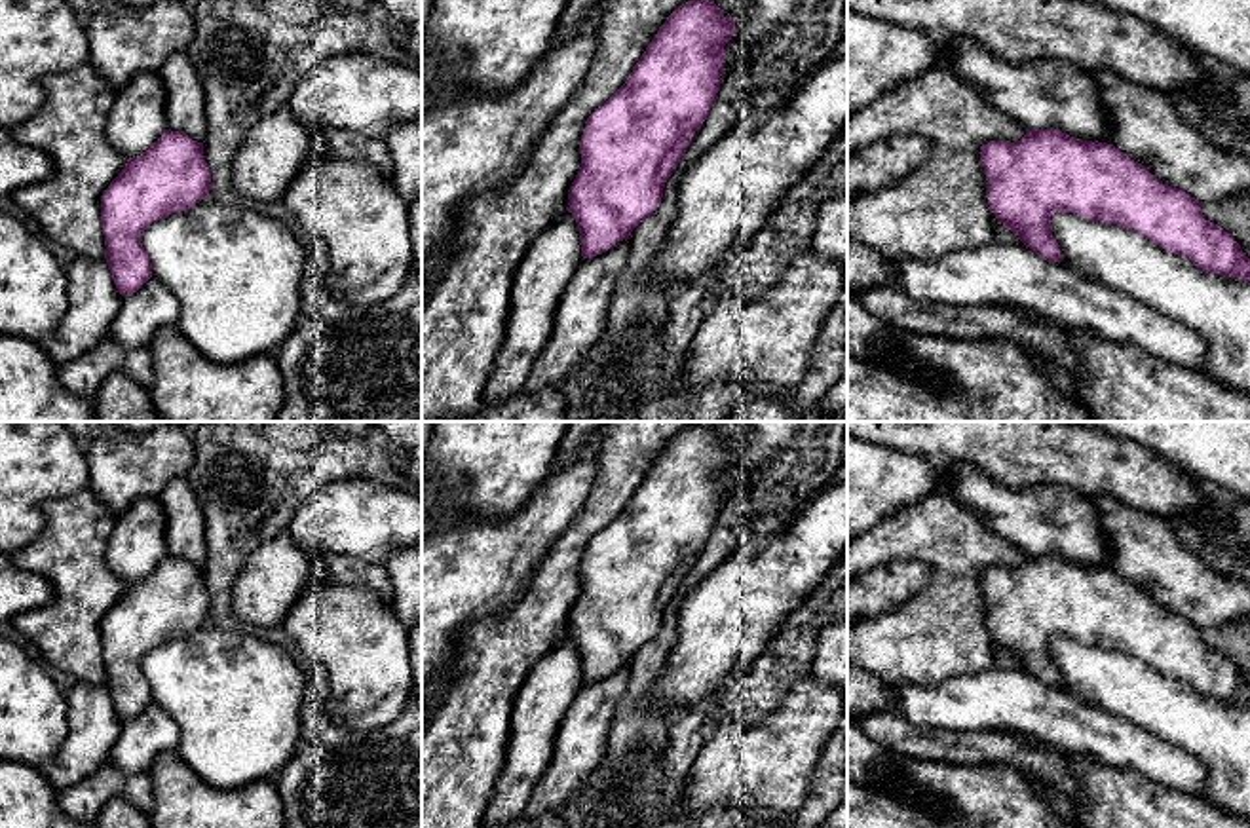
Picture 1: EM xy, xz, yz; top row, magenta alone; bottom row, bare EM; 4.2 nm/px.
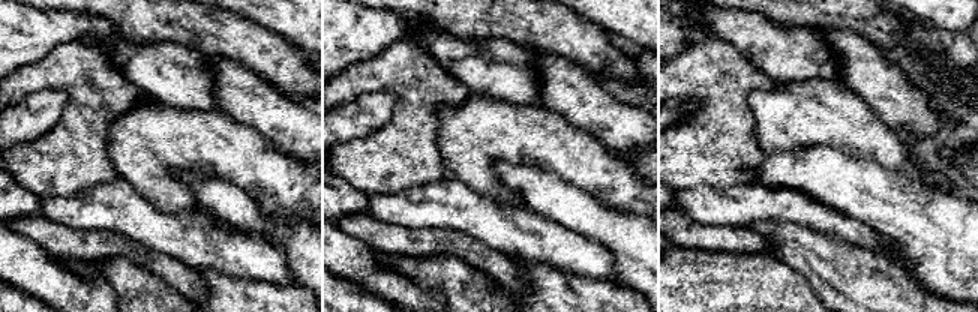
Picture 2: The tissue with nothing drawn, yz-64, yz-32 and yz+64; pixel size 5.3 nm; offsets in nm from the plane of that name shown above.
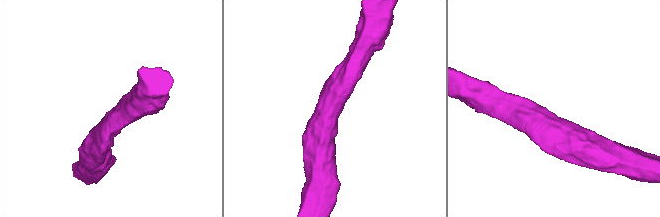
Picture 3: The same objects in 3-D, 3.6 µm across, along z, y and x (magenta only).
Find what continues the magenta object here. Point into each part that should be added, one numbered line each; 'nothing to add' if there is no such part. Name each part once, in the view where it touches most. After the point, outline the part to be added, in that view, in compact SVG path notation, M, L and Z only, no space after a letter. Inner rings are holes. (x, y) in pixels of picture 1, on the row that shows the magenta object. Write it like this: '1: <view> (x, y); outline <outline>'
1: yz (1038, 94); outline M944 36L942 65L1026 129L1060 129L1111 144L1100 87L1066 61L1013 63L967 36Z

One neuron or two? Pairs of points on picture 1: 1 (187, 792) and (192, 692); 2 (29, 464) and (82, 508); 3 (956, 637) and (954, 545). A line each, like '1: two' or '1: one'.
1: two
2: two
3: one

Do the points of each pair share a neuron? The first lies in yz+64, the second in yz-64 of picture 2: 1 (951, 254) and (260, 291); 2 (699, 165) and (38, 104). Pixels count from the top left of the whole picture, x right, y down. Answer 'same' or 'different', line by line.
1: different
2: different

